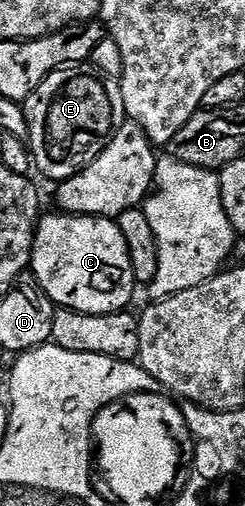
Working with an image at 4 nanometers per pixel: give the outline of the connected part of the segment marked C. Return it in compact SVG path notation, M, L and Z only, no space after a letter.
M75 214L55 215L45 215L36 225L30 265L31 275L36 275L33 276L35 283L40 285L53 304L69 308L72 312L110 314L125 311L132 300L132 288L135 289L137 283L130 266L130 250L126 250L126 238L122 238L122 230L115 219Z

